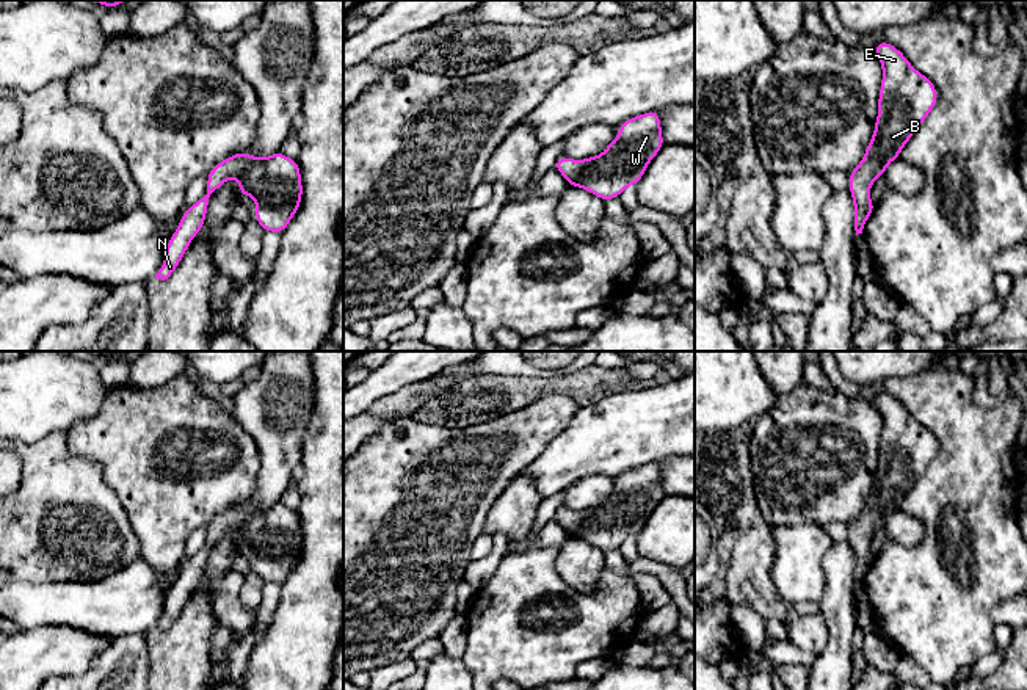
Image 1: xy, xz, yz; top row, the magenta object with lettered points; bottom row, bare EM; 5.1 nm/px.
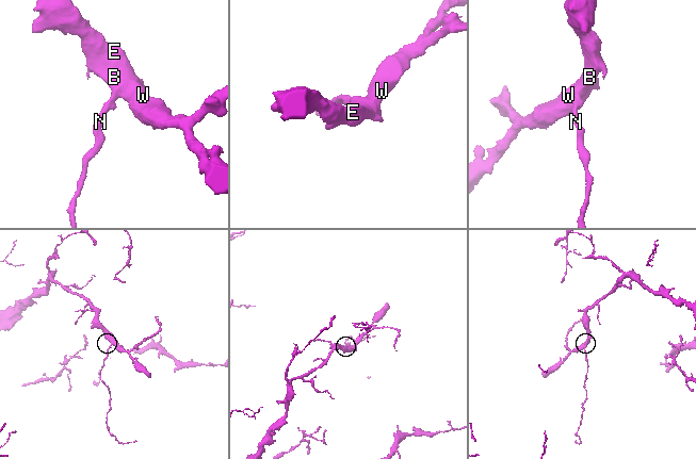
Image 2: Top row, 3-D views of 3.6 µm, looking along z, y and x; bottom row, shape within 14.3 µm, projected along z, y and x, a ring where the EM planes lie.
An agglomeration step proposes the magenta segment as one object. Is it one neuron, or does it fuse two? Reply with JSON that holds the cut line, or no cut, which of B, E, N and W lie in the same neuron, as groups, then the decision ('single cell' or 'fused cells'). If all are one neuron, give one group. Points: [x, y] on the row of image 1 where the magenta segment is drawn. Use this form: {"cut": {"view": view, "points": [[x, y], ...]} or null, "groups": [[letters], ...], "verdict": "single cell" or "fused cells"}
{"cut": null, "groups": [["B", "E", "N", "W"]], "verdict": "single cell"}

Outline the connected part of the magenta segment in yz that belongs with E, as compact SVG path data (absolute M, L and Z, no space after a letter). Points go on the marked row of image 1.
M886 39L872 45L883 67L878 116L872 140L861 163L848 172L855 205L856 235L875 210L869 191L884 176L887 165L900 158L902 149L938 104L931 80L913 67L906 56Z

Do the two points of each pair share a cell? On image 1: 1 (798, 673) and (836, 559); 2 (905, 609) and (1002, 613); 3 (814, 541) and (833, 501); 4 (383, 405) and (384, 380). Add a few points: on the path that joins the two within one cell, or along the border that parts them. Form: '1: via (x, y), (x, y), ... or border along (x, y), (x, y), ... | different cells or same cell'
1: border along (808, 667), (809, 673) | different cells
2: border along (1010, 598), (994, 607), (994, 623) | different cells
3: border along (783, 526), (819, 524), (822, 527) | different cells
4: border along (417, 383), (380, 397), (367, 410) | different cells

